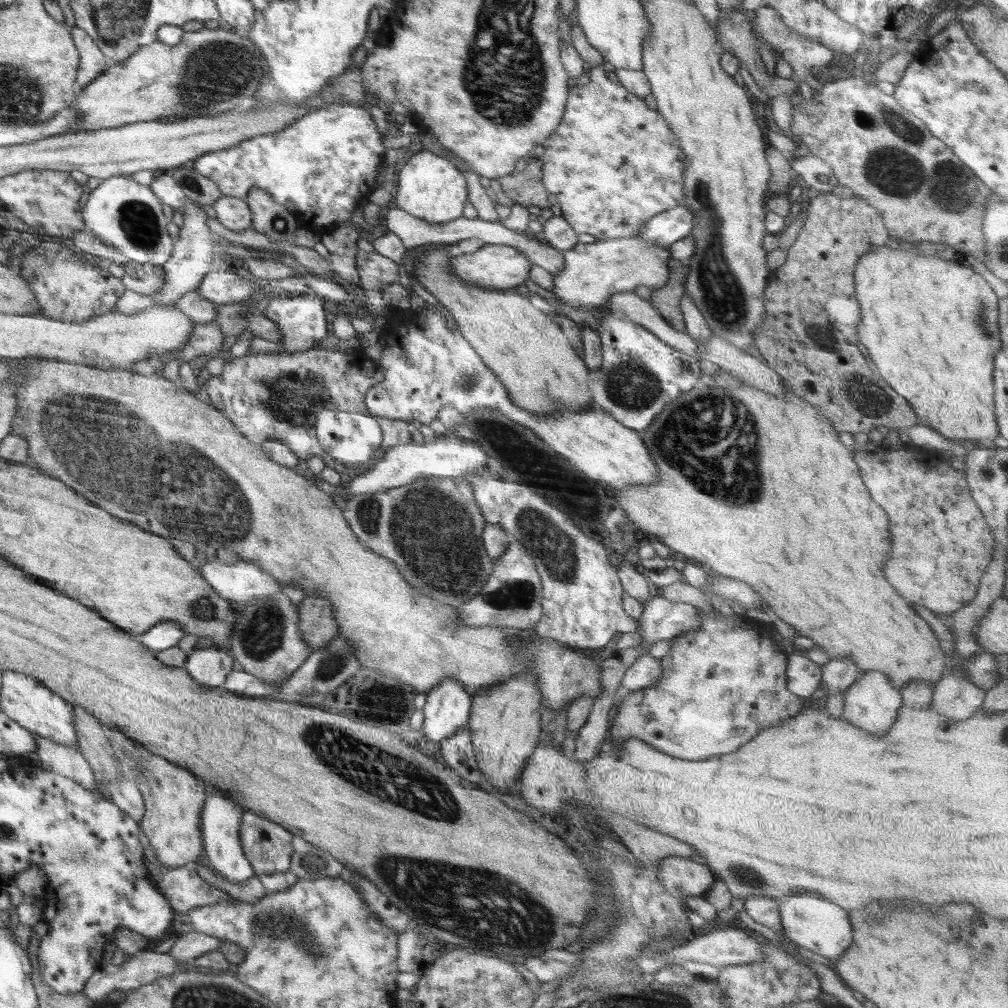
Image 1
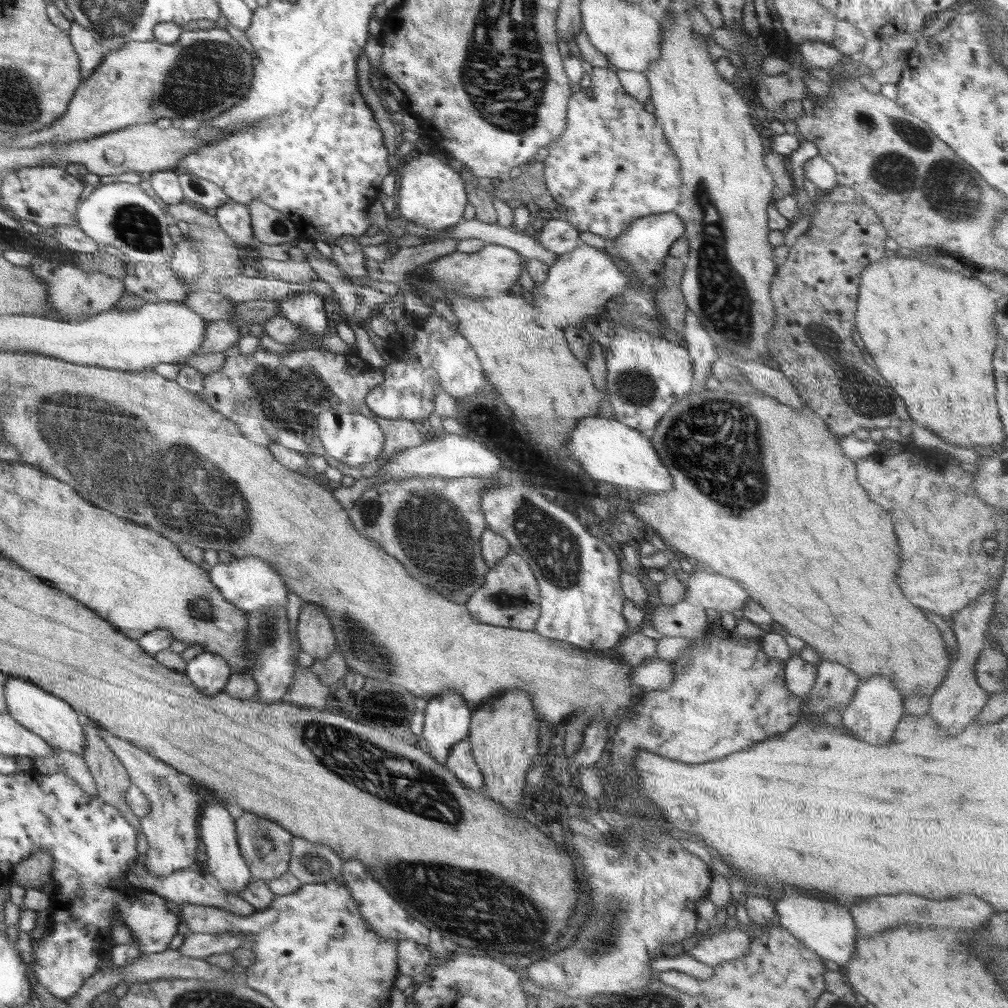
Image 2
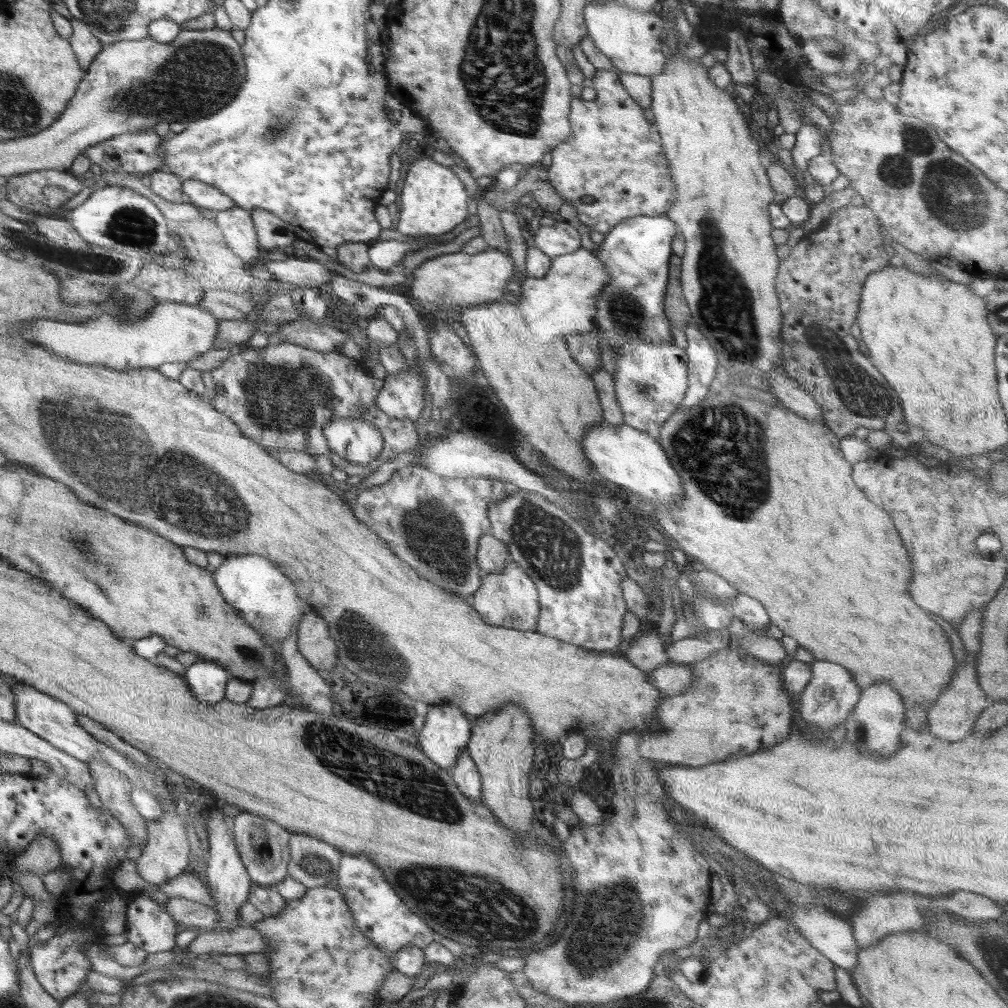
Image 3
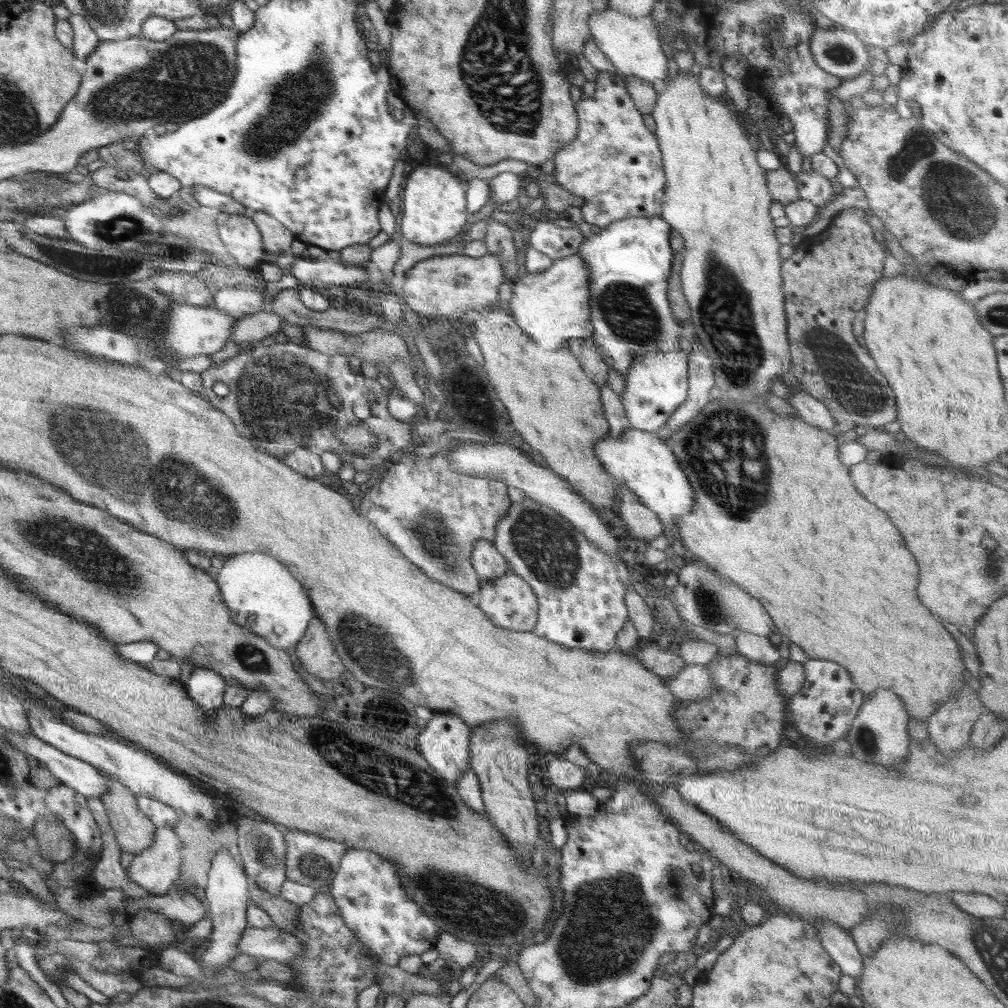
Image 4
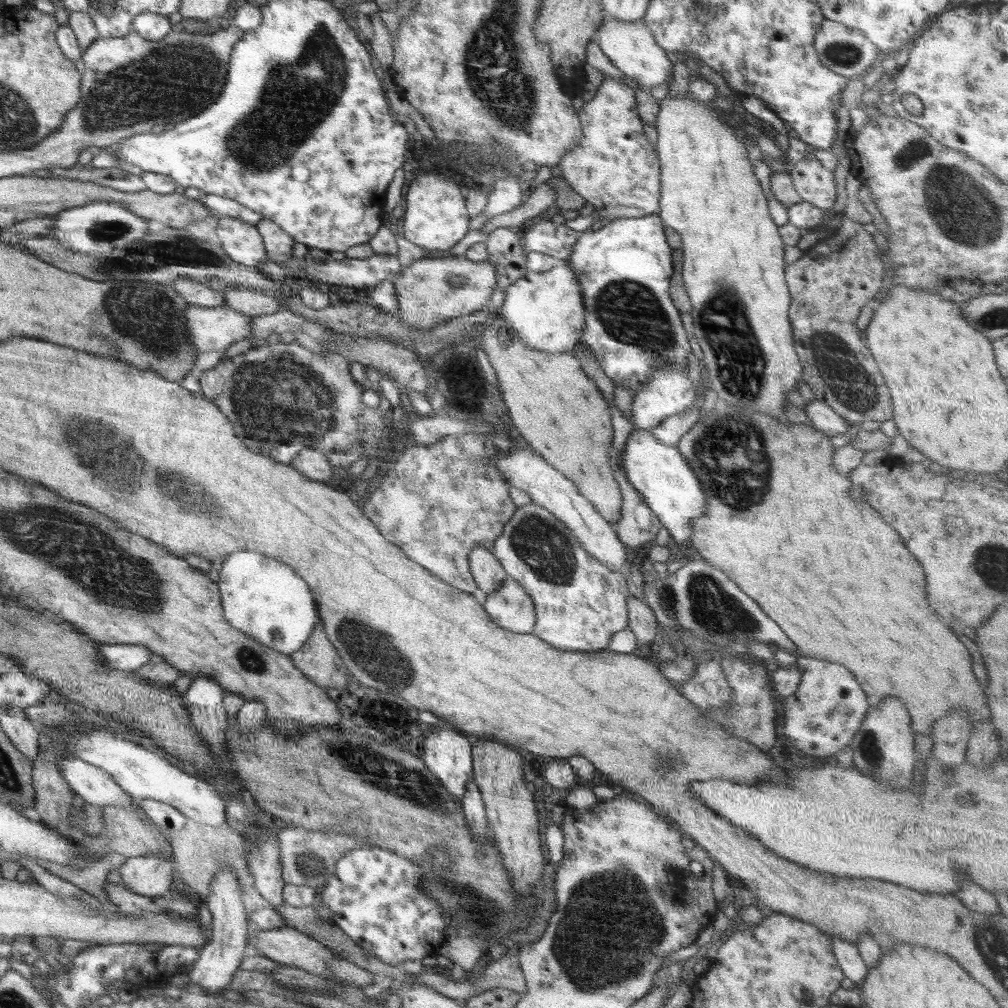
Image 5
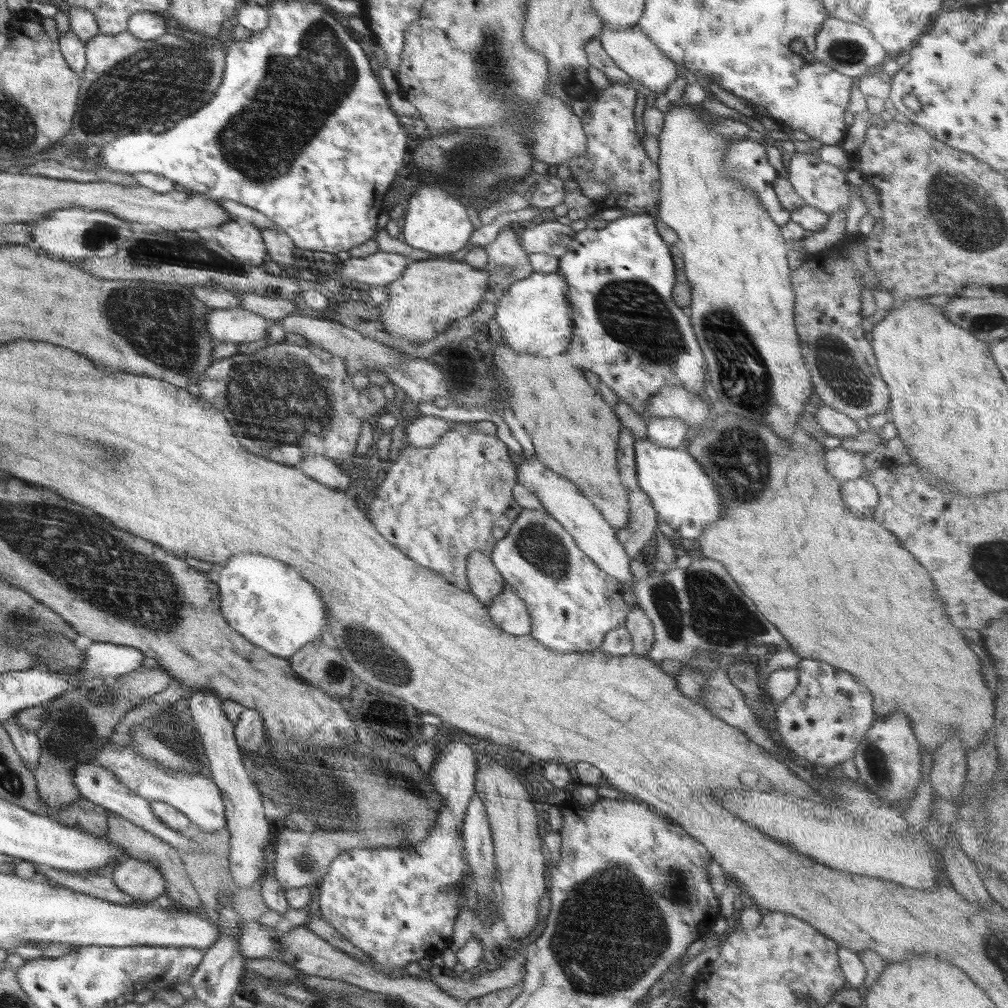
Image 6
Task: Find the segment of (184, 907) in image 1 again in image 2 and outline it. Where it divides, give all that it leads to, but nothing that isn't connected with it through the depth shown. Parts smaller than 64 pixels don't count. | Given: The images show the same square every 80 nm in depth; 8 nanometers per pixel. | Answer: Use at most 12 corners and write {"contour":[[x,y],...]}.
{"contour":[[134,860],[130,886],[180,905],[222,908],[249,916],[255,908],[226,894],[203,871],[152,876]]}

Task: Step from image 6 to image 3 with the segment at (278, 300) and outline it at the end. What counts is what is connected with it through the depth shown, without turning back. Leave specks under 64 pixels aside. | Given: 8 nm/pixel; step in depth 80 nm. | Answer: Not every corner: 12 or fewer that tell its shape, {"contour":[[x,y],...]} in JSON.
{"contour":[[206,290],[197,304],[216,318],[242,320],[256,298]]}

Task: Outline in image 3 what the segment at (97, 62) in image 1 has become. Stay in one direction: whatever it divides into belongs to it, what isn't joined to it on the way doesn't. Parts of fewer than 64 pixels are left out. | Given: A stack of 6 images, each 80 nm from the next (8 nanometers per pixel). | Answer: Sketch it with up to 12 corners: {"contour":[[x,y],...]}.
{"contour":[[72,17],[73,44],[82,68],[88,70],[104,49],[90,27]]}

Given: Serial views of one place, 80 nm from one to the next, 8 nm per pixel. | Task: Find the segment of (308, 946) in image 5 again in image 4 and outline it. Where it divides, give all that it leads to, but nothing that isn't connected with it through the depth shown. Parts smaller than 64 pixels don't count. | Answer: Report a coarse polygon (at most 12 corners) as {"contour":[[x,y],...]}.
{"contour":[[275,925],[248,926],[237,952],[286,964],[304,949]]}

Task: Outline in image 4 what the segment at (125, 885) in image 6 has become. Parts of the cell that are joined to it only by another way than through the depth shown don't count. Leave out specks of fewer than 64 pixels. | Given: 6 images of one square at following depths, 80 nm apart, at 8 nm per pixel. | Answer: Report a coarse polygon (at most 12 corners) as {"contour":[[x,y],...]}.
{"contour":[[157,827],[132,859],[130,880],[152,896],[171,892],[182,847],[175,829]]}

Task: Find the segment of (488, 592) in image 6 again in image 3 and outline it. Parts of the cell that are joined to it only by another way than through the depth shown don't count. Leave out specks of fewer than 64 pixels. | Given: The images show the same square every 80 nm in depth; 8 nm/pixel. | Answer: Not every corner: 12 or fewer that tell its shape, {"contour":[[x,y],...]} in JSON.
{"contour":[[491,534],[479,538],[475,558],[482,575],[500,572],[510,554]]}

